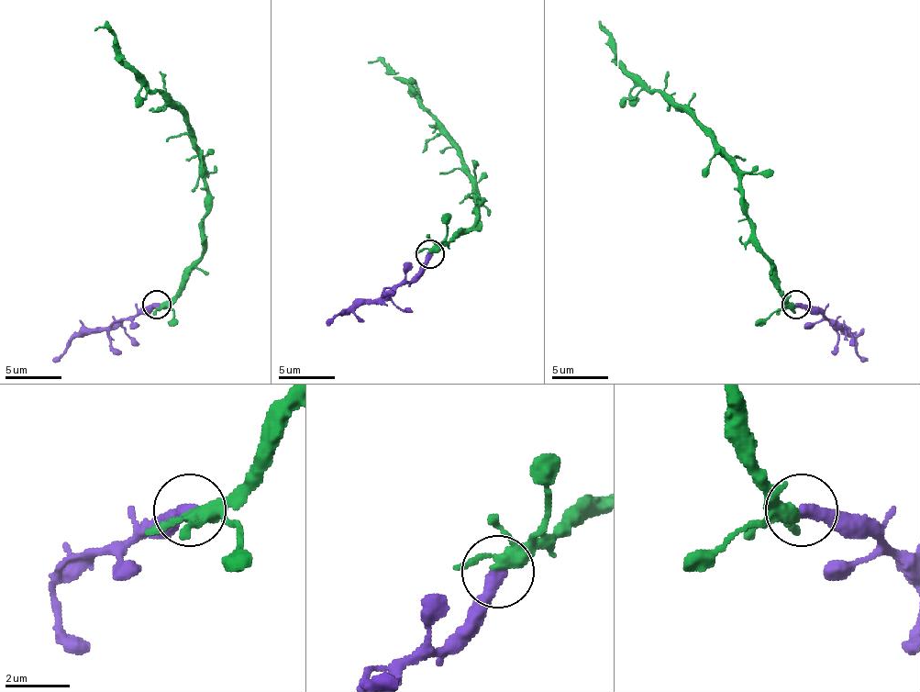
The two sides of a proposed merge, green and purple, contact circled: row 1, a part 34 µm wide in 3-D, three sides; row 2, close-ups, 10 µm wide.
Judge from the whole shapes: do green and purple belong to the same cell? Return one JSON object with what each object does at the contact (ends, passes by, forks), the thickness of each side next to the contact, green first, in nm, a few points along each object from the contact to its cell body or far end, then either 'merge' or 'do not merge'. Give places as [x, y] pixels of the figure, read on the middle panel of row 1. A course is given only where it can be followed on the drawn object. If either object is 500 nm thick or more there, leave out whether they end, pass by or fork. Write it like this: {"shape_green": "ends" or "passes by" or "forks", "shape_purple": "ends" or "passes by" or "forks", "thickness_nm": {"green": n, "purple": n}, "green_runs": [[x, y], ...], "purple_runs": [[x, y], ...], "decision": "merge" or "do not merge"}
{"shape_green": "forks", "shape_purple": "ends", "thickness_nm": {"green": 320, "purple": 440}, "green_runs": [[428, 253], [462, 233], [477, 219], [480, 195], [462, 155], [423, 102], [381, 62], [367, 62]], "purple_runs": [[428, 253], [420, 270], [409, 281], [395, 284], [378, 298], [356, 301], [327, 326]], "decision": "merge"}

